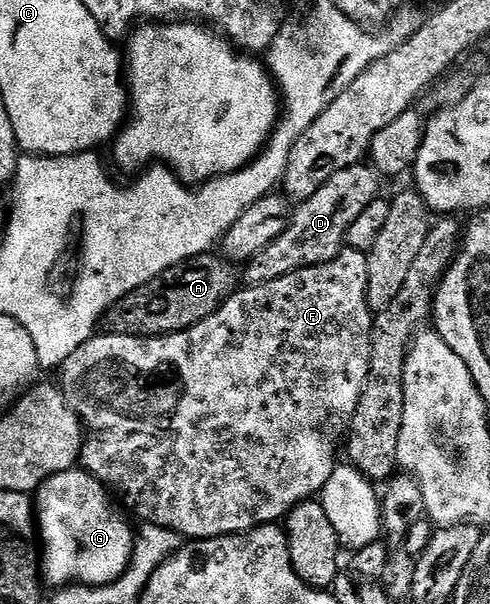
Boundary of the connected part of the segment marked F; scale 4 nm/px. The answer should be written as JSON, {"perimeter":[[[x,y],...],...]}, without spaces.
{"perimeter":[[[345,248],[337,258],[326,264],[307,266],[298,272],[278,276],[278,280],[270,280],[261,286],[249,285],[237,289],[232,297],[221,304],[218,312],[177,334],[164,334],[160,338],[135,338],[107,332],[97,333],[86,344],[82,344],[78,352],[69,356],[58,370],[58,385],[64,392],[64,398],[88,429],[84,446],[80,450],[79,465],[93,474],[109,491],[115,492],[119,505],[129,515],[137,514],[141,523],[172,530],[184,540],[245,534],[255,526],[267,526],[287,519],[293,506],[319,495],[330,479],[338,465],[336,449],[339,446],[341,449],[342,439],[347,435],[348,426],[358,408],[358,400],[370,372],[374,314],[368,308],[367,287],[367,253]]]}

